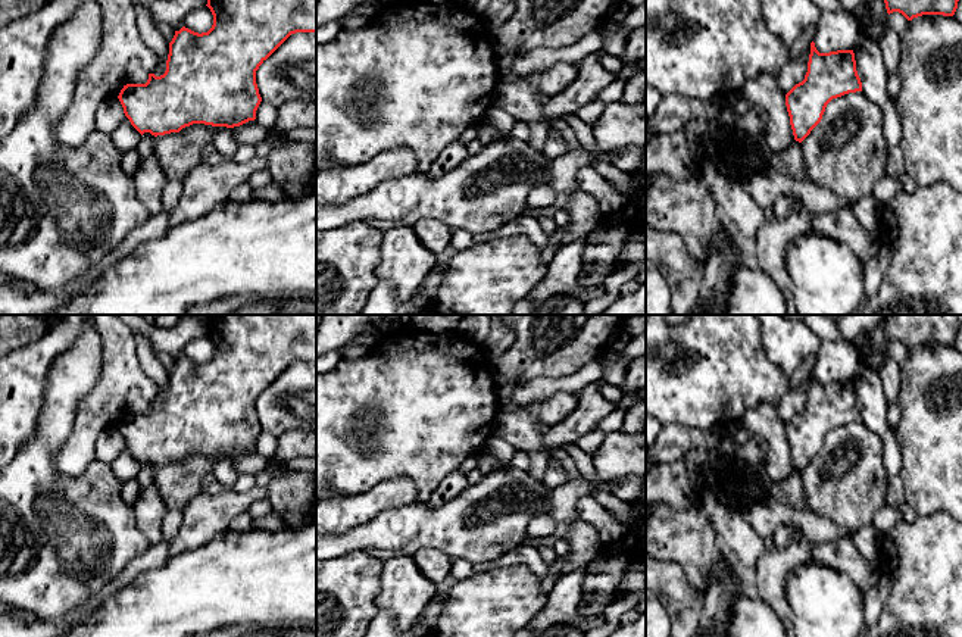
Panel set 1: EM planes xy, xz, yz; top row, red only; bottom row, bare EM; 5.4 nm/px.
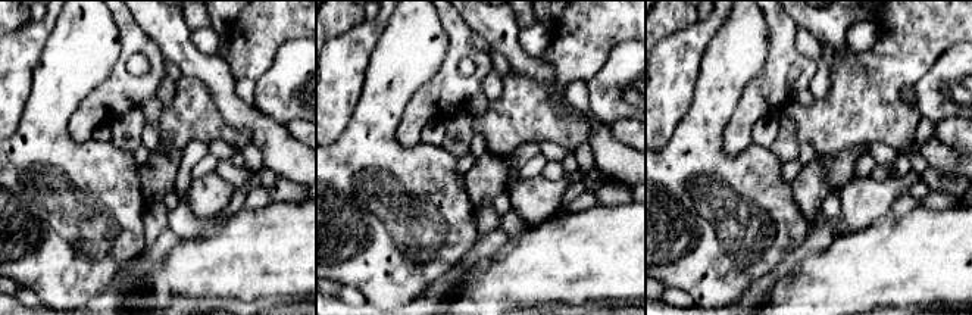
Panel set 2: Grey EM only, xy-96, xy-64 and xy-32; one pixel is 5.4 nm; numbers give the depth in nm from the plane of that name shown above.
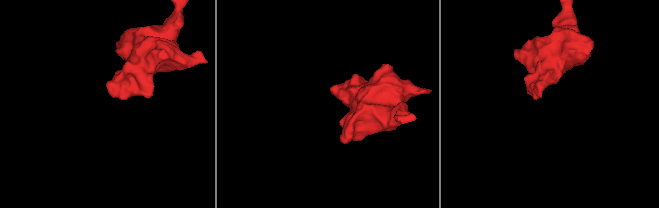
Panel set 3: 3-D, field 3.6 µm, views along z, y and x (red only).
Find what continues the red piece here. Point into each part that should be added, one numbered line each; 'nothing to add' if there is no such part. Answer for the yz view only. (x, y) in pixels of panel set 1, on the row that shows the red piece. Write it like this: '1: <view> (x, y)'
nothing to add

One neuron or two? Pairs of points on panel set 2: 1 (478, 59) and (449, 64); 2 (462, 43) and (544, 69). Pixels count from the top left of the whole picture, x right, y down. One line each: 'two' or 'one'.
1: one
2: two

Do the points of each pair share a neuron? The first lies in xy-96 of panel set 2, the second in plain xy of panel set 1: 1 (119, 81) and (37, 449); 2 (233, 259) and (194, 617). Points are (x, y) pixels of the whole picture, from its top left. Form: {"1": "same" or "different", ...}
{"1": "different", "2": "same"}

